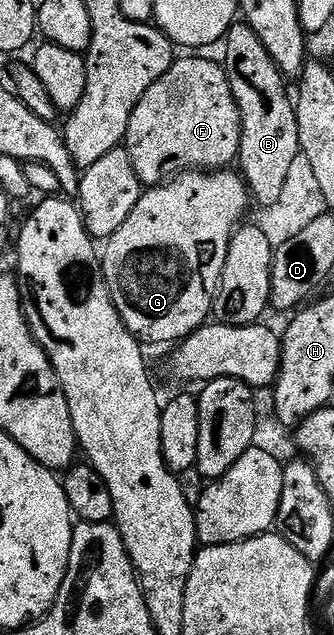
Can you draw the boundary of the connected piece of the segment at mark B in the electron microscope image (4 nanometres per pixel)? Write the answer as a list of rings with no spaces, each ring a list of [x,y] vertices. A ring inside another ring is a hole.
[[[235,23],[225,34],[223,42],[225,48],[225,61],[223,68],[227,75],[227,83],[231,83],[231,95],[235,95],[235,103],[239,107],[241,116],[241,151],[239,154],[240,176],[245,182],[246,189],[249,190],[250,198],[257,201],[261,207],[273,205],[279,195],[282,194],[283,185],[290,173],[291,163],[295,162],[295,157],[302,154],[299,143],[299,123],[297,122],[297,110],[294,98],[285,90],[287,79],[279,71],[275,59],[267,55],[267,47],[259,43],[259,35],[251,31],[251,27],[244,23]]]

